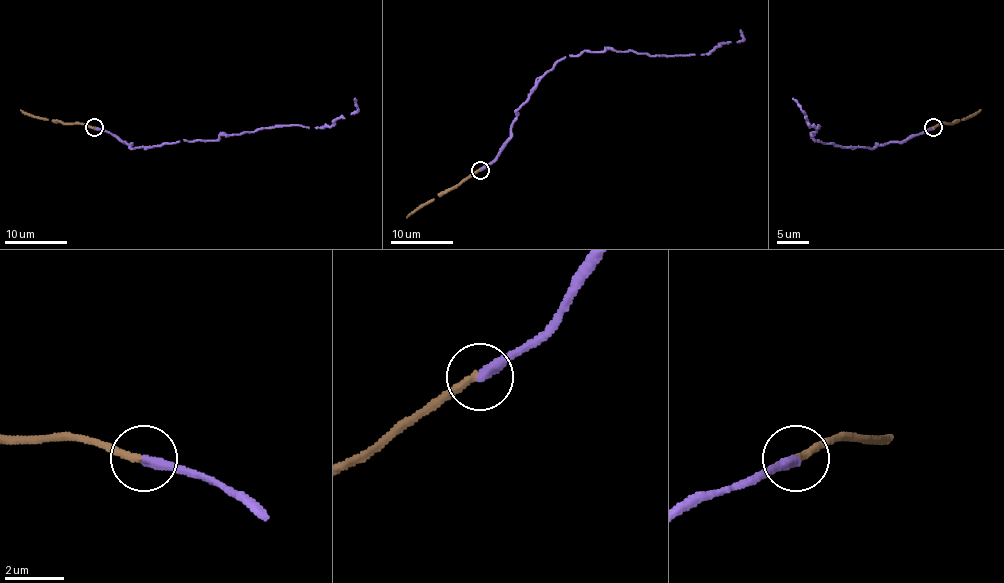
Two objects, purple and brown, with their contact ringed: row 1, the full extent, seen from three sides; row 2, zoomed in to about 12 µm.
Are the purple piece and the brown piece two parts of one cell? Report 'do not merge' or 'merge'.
merge

